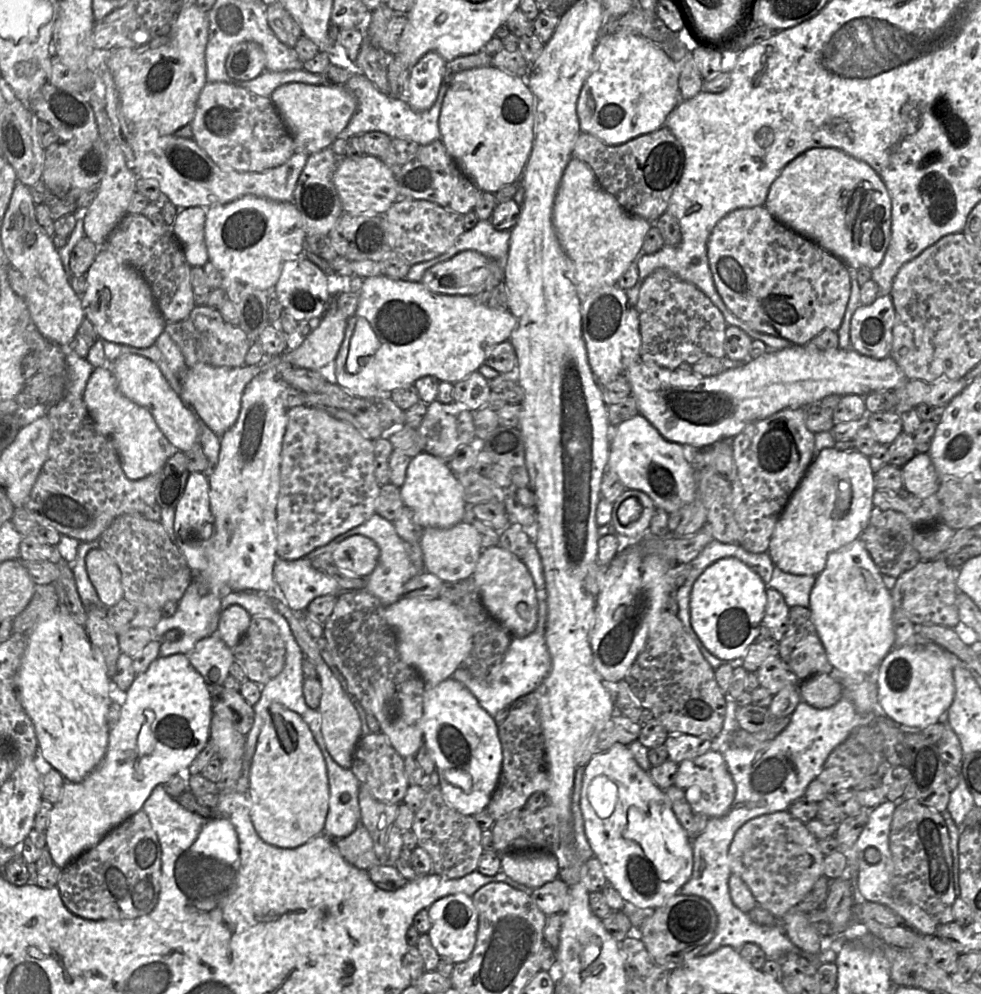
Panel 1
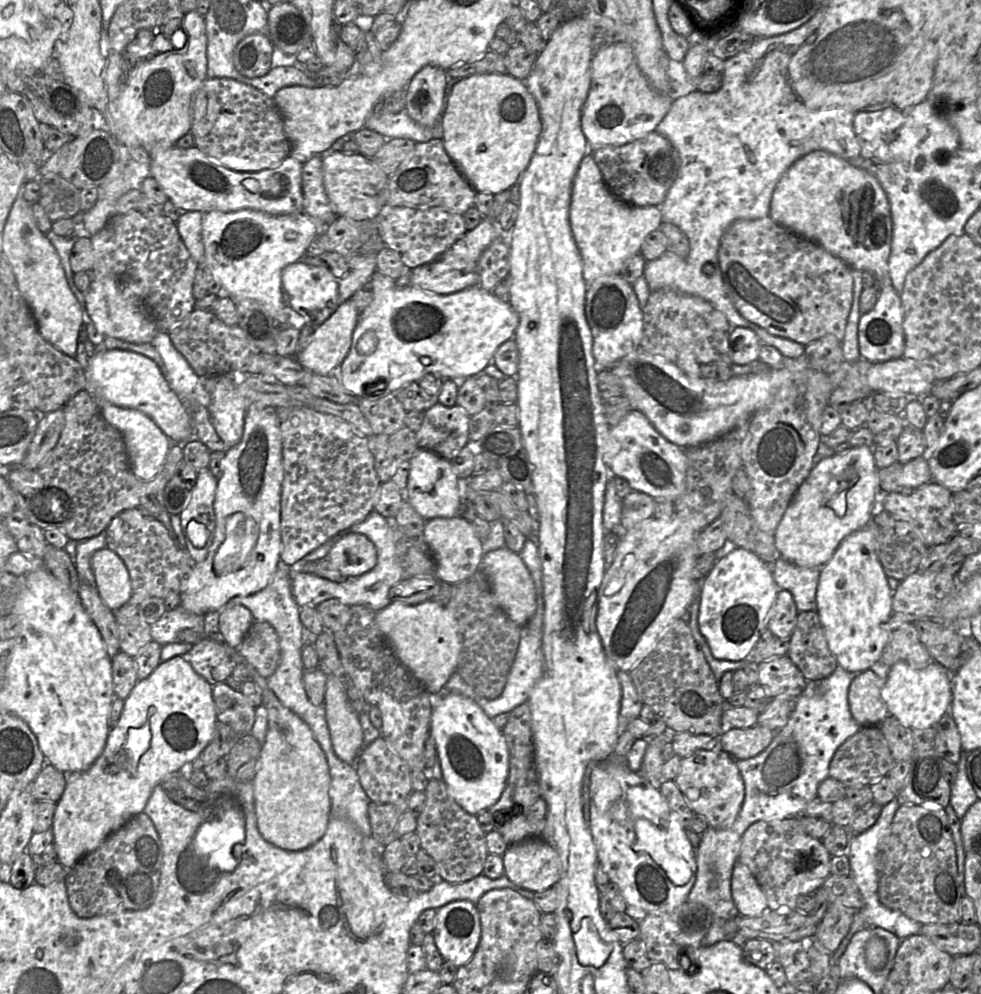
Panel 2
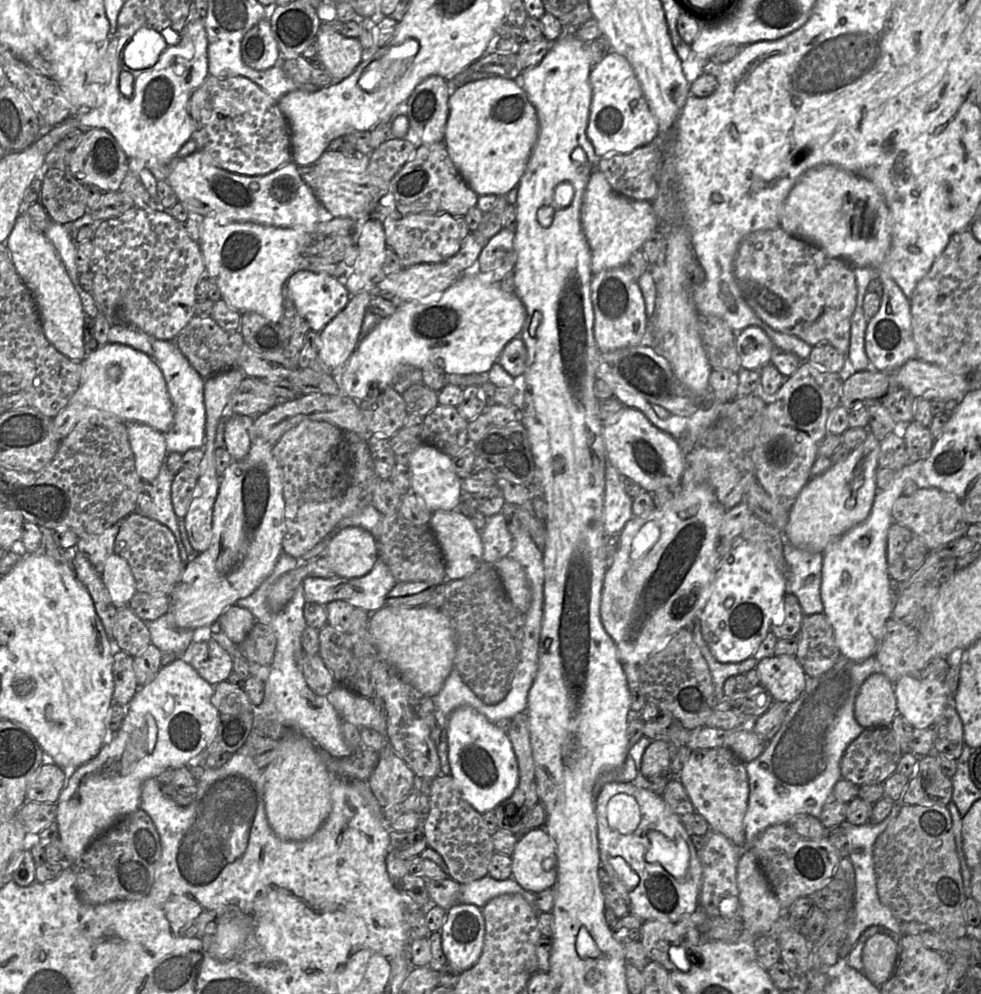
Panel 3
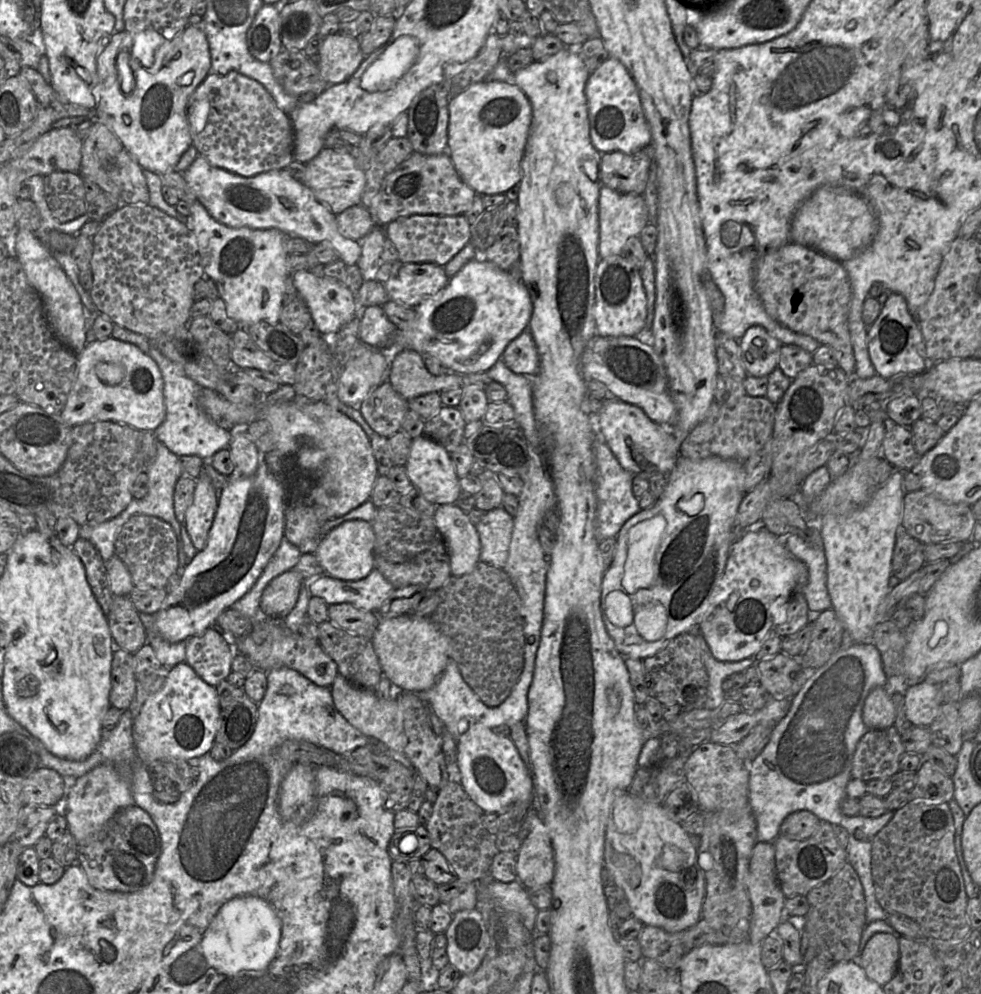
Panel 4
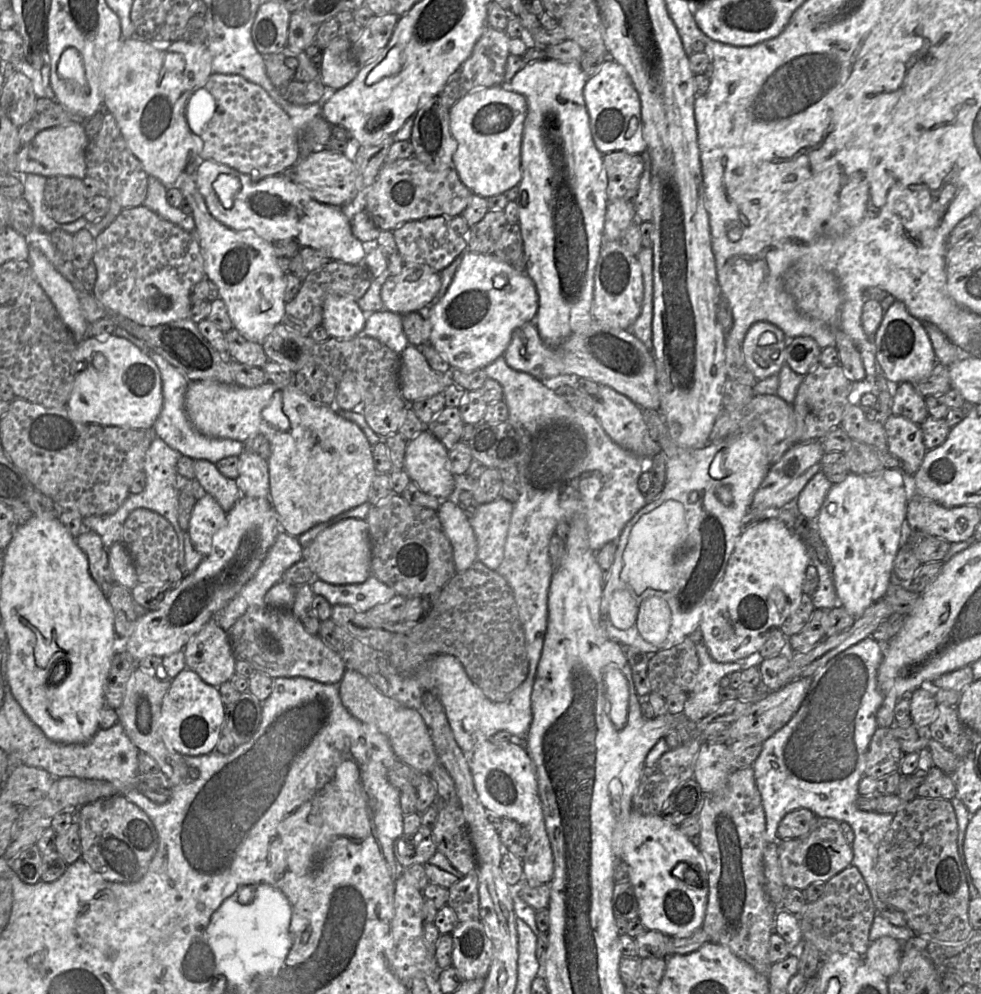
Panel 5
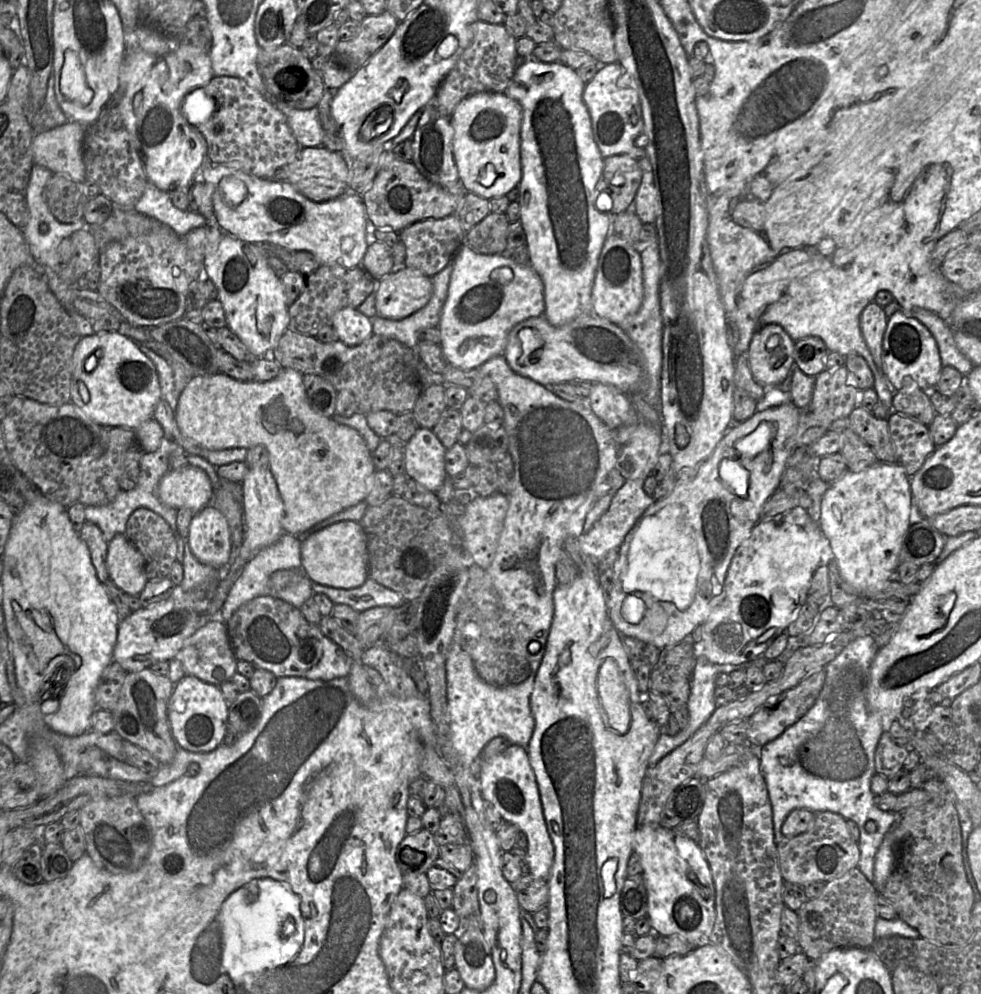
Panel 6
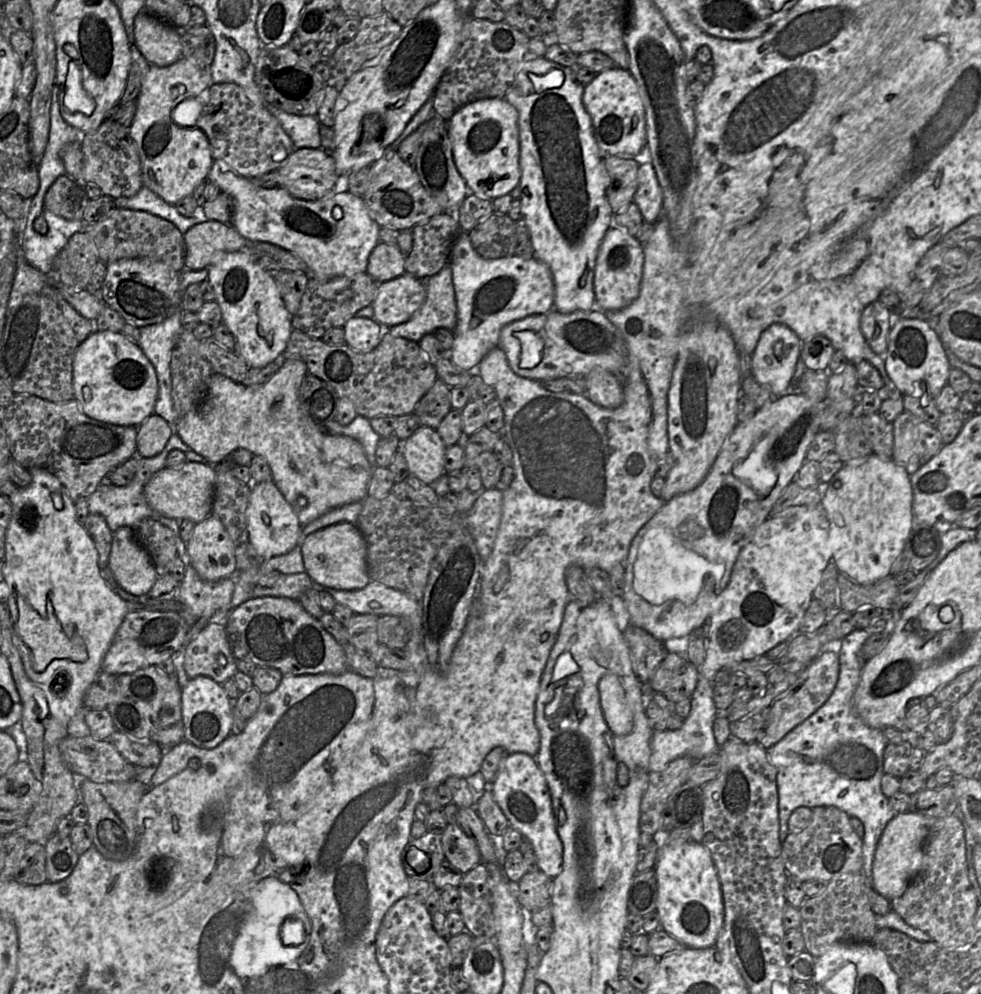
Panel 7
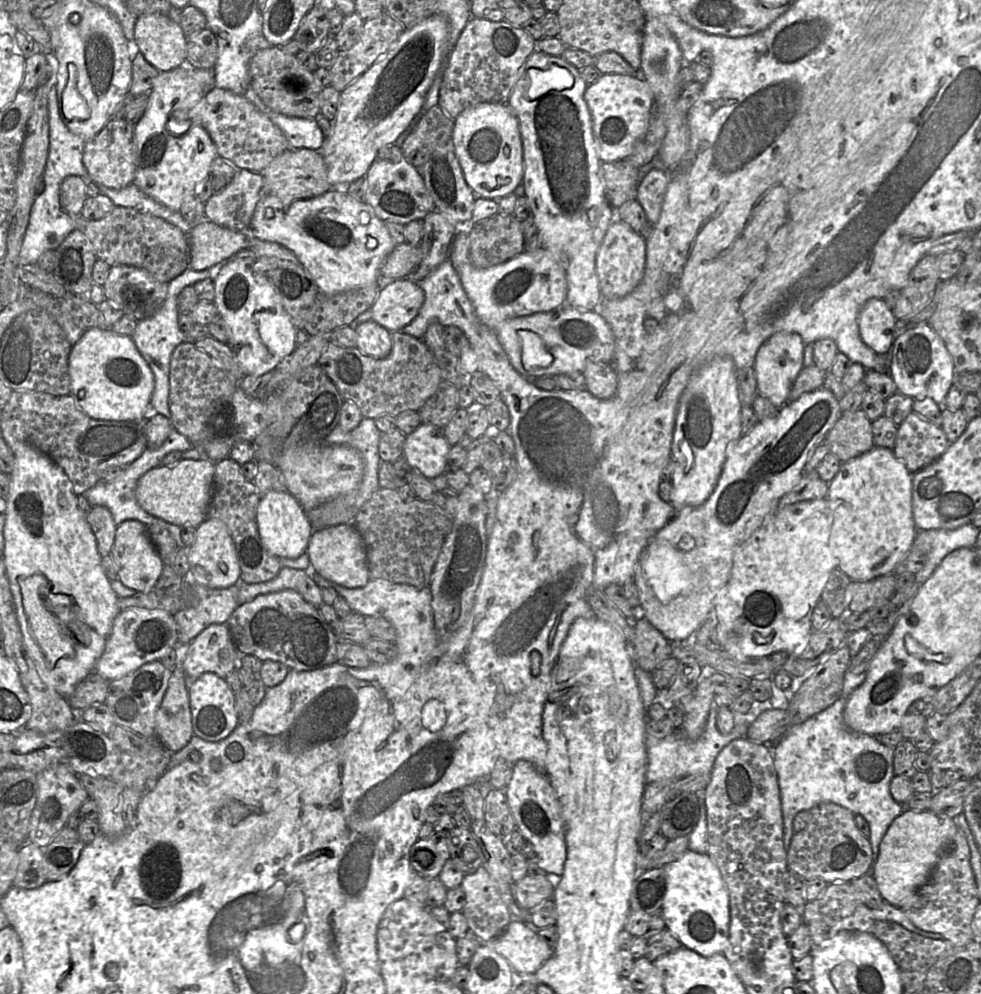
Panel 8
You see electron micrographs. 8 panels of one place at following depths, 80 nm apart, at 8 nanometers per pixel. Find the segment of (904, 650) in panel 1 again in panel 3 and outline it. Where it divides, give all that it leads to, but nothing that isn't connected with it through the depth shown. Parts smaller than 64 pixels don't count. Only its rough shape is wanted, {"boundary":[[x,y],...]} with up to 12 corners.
{"boundary":[[906,675],[896,682],[898,713],[932,727],[951,703],[944,680]]}

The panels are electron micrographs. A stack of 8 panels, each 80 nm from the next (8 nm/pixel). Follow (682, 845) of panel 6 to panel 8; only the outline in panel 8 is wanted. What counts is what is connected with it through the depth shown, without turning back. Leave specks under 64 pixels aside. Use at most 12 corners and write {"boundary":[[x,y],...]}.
{"boundary":[[708,853],[663,866],[663,919],[702,956],[728,945],[730,898]]}

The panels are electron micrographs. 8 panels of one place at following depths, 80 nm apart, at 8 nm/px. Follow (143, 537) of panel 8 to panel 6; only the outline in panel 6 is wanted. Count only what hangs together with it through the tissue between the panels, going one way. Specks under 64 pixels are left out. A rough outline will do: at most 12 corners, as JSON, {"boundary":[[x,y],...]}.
{"boundary":[[125,534],[108,543],[112,582],[138,596],[148,582],[143,557]]}

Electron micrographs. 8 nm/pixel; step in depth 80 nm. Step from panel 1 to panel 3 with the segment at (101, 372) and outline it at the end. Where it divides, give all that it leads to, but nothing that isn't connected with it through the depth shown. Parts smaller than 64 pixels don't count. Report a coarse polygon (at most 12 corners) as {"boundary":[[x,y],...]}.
{"boundary":[[126,422],[135,467],[151,483],[168,453],[164,434]]}

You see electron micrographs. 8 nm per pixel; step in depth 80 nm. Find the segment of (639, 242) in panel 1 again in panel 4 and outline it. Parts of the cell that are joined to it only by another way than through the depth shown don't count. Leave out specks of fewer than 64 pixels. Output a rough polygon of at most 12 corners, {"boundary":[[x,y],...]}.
{"boundary":[[601,186],[600,258],[622,255],[649,223],[642,195]]}

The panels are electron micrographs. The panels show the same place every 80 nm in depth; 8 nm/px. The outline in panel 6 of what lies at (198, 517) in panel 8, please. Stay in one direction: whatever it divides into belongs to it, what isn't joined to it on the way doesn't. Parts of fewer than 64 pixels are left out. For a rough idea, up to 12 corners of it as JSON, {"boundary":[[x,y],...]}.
{"boundary":[[193,465],[170,469],[157,495],[172,508],[197,513],[214,488]]}

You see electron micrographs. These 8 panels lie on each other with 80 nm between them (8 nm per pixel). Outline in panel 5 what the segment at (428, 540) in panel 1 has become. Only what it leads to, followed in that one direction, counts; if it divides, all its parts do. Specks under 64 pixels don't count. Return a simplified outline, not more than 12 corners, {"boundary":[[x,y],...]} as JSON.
{"boundary":[[442,500],[437,513],[453,548],[456,573],[477,560],[469,516]]}

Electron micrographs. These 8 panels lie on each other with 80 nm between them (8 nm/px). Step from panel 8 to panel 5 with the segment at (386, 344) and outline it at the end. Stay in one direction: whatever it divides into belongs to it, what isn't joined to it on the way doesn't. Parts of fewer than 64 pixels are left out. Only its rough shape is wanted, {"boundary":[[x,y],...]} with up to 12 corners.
{"boundary":[[330,294],[322,325],[330,337],[363,334],[367,314],[351,298]]}

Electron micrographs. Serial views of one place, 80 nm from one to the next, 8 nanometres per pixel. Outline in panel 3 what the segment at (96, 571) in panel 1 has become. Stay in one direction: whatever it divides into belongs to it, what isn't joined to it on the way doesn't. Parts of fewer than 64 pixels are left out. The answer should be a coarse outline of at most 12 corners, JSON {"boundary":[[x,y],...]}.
{"boundary":[[111,554],[100,575],[114,606],[127,606],[136,584],[126,560]]}

